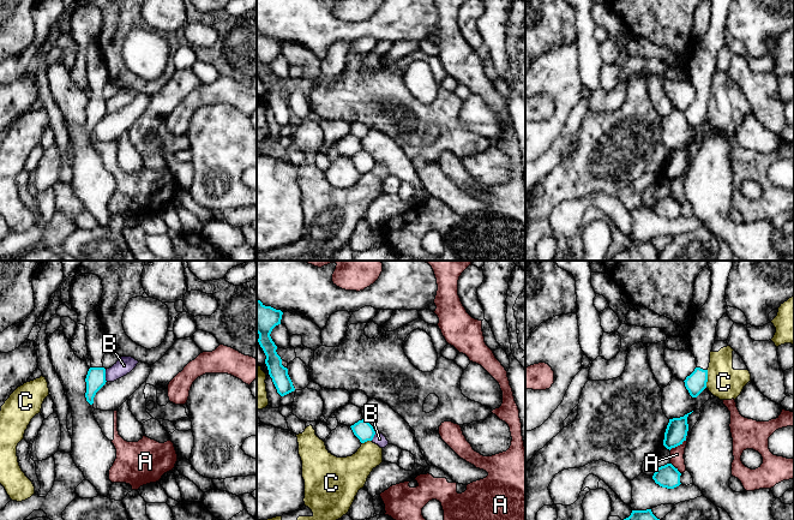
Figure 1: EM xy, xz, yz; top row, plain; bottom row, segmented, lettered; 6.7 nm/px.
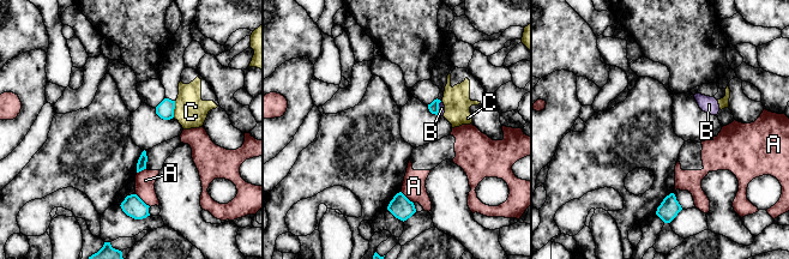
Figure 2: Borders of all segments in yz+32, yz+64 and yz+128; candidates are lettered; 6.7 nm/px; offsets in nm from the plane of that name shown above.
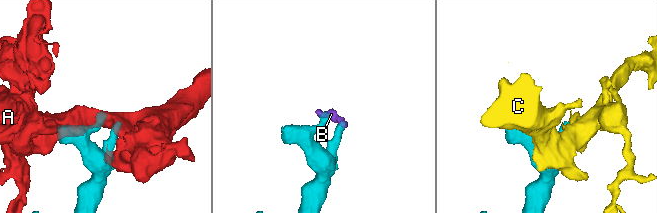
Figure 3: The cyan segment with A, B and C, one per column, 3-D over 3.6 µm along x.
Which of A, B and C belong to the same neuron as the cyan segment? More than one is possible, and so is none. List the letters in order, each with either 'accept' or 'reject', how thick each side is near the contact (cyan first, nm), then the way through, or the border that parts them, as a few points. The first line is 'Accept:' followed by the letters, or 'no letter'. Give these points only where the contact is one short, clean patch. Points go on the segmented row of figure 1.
Accept: no letter
A: reject; 150 nm thick on the cyan side, 100 nm on the other
B: reject; 130 nm thick on the cyan side, 110 nm on the other; border along xy (104, 370), (104, 378), (107, 381)
C: reject; 140 nm thick on the cyan side, 220 nm on the other

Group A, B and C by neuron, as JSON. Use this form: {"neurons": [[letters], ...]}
{"neurons": [["A"], ["B", "C"]]}

